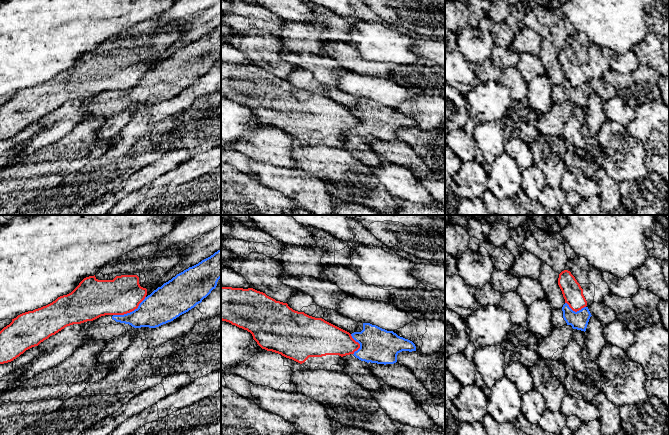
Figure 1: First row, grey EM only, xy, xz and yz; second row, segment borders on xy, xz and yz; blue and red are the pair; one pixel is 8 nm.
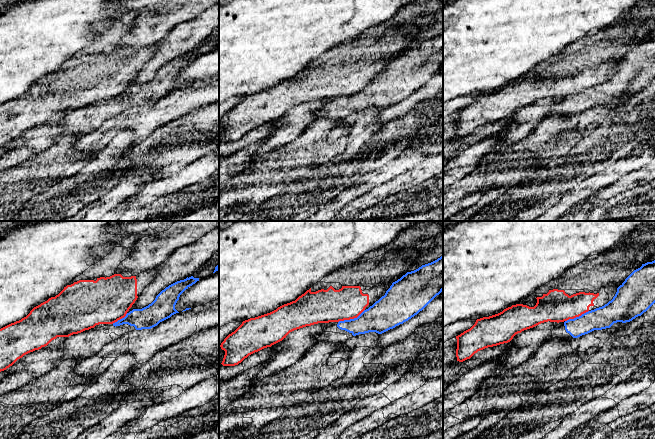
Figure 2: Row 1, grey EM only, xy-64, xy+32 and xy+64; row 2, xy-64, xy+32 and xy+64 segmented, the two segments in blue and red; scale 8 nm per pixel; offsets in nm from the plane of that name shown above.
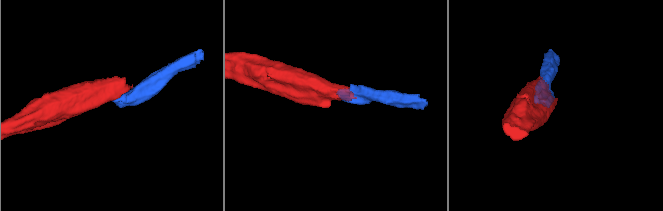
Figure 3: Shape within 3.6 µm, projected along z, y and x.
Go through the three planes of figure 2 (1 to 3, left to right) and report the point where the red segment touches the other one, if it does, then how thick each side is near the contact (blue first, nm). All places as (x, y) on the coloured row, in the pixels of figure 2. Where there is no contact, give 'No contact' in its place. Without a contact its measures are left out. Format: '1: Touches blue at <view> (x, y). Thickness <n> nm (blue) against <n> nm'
1: Touches blue at xy-64 (120, 319). Thickness 180 nm (blue) against 360 nm
2: Touches blue at xy+32 (351, 319). Thickness 240 nm (blue) against 280 nm
3: Touches blue at xy+64 (576, 317). Thickness 180 nm (blue) against 260 nm

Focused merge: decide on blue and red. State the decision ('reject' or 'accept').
reject

